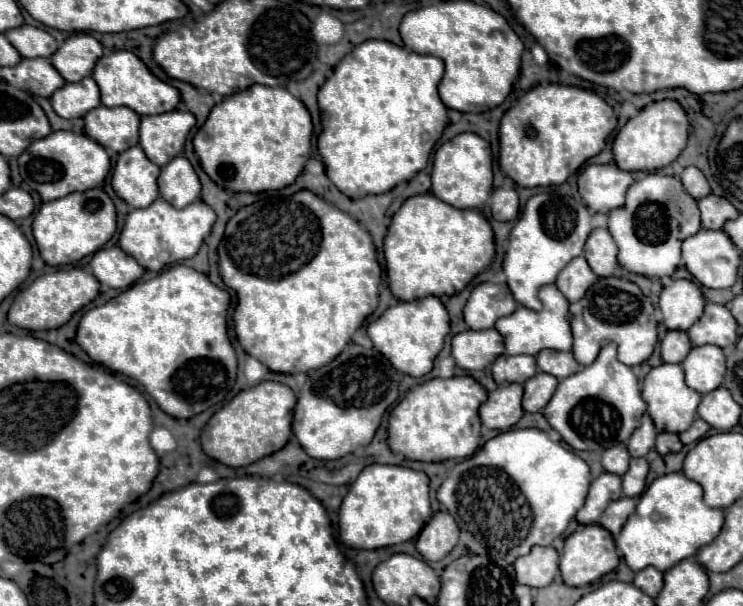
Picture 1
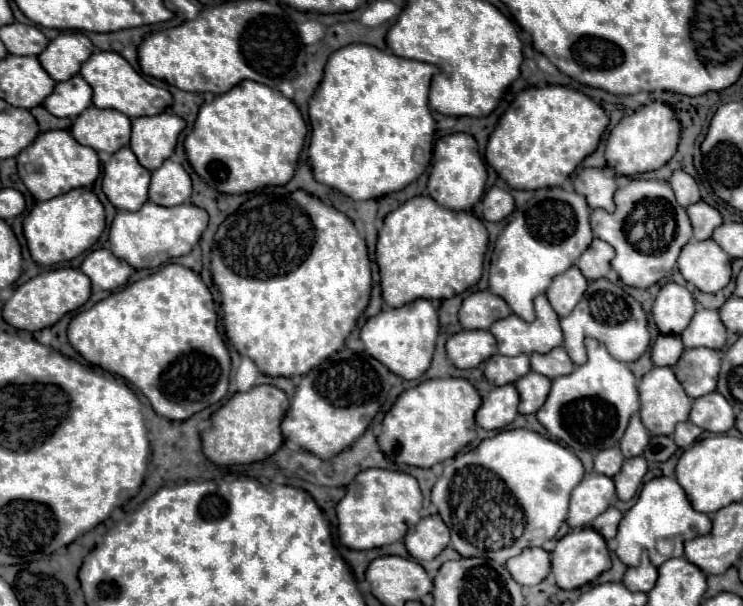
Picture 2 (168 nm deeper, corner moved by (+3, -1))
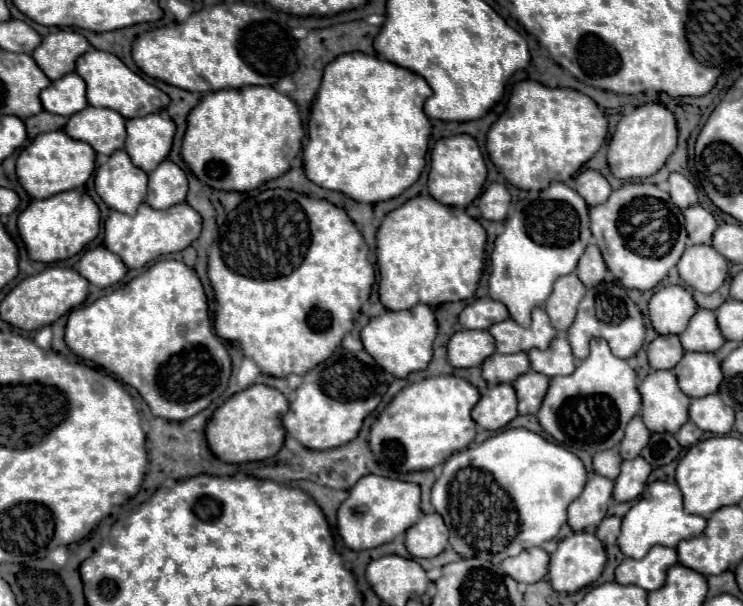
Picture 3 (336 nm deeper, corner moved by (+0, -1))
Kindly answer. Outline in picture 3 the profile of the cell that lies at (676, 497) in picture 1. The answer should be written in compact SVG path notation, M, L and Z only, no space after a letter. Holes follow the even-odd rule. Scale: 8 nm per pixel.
M654 481L646 487L642 497L636 501L636 505L624 515L622 519L622 531L618 535L618 547L620 551L630 559L642 559L650 547L662 545L662 547L676 547L682 539L690 539L692 535L700 535L704 531L706 519L700 515L690 515L684 511L682 505L682 491L676 483L668 481Z

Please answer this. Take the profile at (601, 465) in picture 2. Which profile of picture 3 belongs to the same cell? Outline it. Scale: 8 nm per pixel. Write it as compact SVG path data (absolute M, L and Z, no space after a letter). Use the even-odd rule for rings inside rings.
M608 449L608 451L600 451L594 455L594 471L598 475L604 475L608 479L616 479L620 473L620 453L618 449Z

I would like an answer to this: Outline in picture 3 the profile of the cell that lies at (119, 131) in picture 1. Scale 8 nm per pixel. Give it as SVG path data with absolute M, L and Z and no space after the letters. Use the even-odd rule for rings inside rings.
M86 107L84 111L72 115L64 131L78 141L92 145L96 153L112 155L124 149L126 143L126 119L118 111Z

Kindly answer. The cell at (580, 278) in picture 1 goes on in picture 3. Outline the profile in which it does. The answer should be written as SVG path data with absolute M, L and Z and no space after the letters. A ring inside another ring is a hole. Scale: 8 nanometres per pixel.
M576 273L564 275L554 283L554 291L546 299L544 309L556 329L566 331L572 325L576 317L576 307L582 301L584 293L586 287L584 283L580 283L580 277Z

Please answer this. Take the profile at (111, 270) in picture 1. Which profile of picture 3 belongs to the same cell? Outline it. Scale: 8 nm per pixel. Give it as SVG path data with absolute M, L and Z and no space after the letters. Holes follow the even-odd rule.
M106 247L90 249L78 261L78 273L102 289L120 283L126 271L128 267L124 265L124 261L116 253L108 251Z

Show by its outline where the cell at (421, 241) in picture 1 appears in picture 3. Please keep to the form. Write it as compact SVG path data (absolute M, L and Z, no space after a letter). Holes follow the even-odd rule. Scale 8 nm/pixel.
M430 195L412 197L384 217L376 239L376 261L380 269L378 293L386 309L400 311L416 303L440 305L474 297L484 273L486 231L464 209L444 207Z

